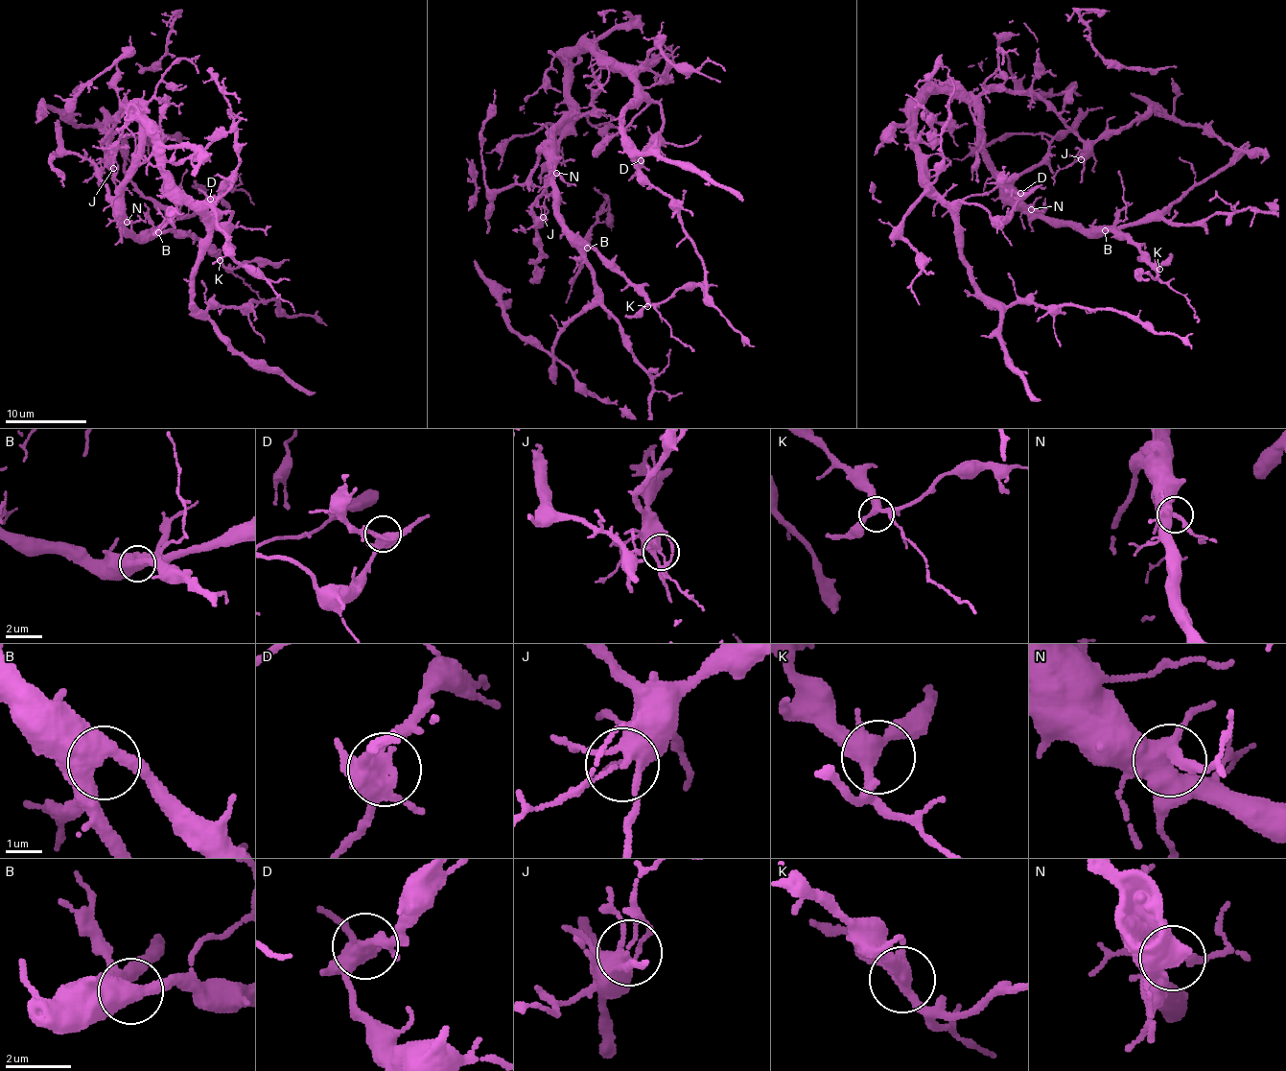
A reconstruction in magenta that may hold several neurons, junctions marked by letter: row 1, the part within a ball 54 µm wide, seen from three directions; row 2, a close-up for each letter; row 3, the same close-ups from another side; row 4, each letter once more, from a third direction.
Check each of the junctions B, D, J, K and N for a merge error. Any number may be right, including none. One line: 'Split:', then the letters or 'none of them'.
Split: none of them

